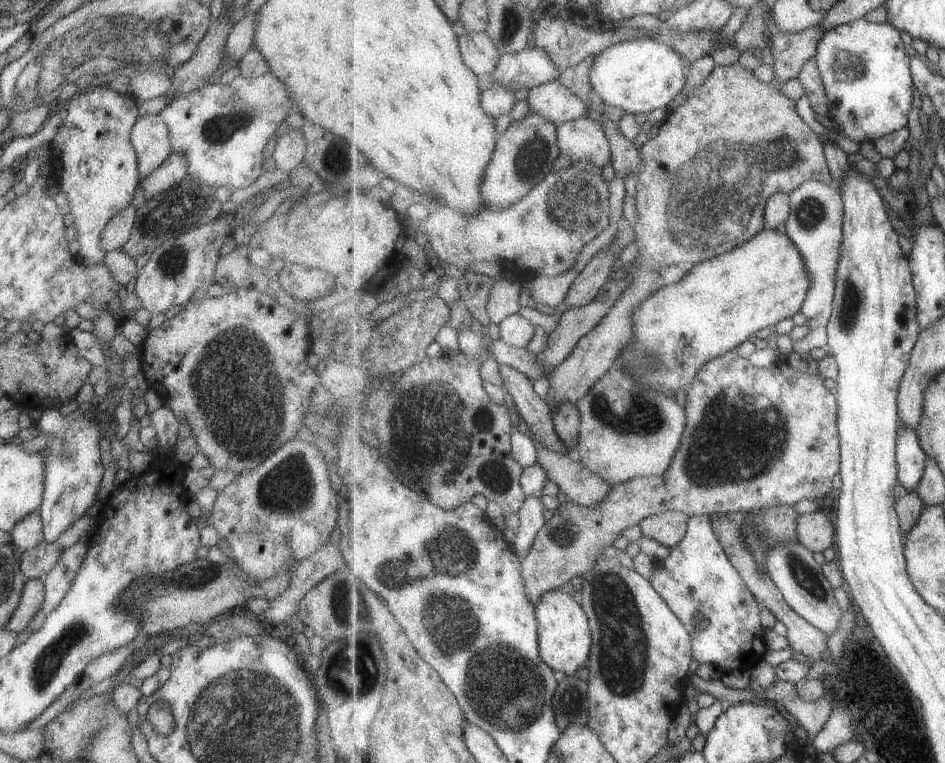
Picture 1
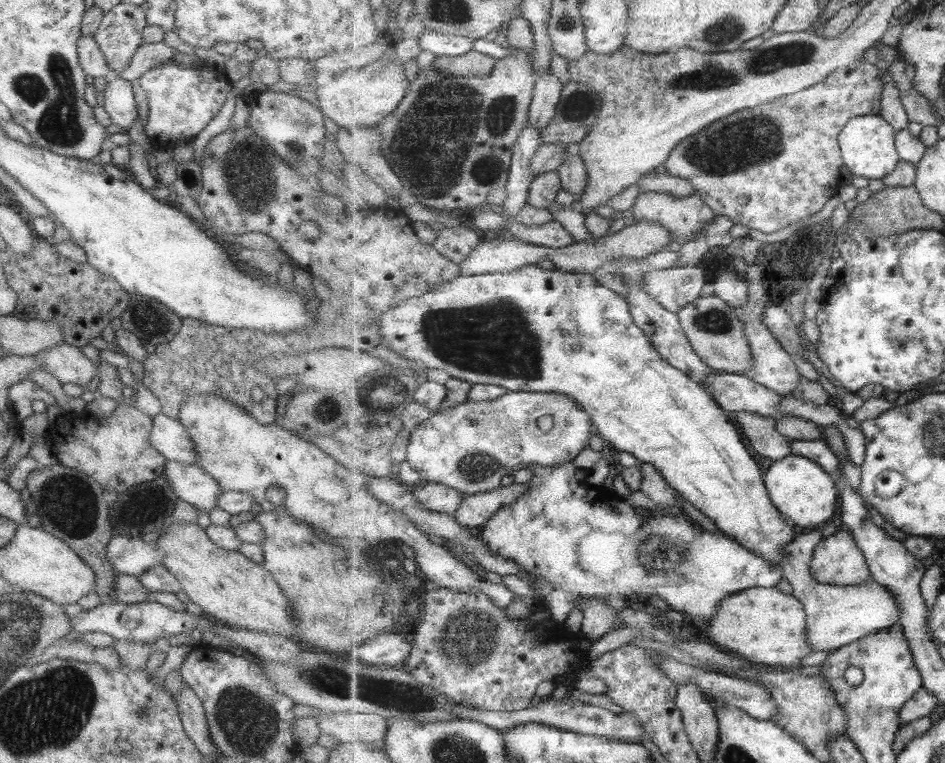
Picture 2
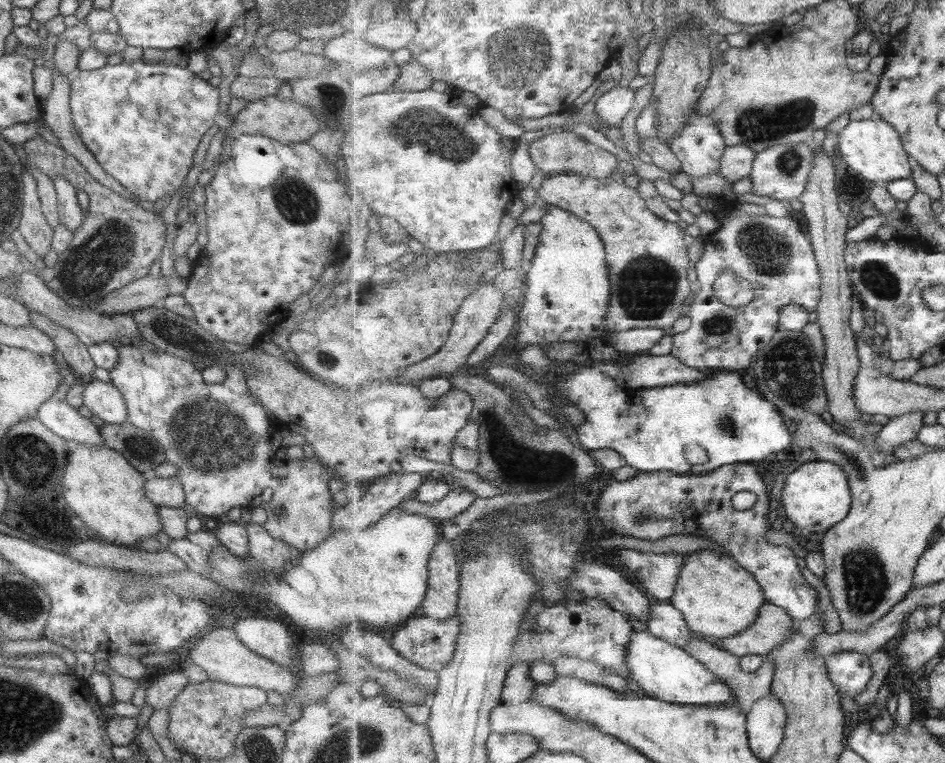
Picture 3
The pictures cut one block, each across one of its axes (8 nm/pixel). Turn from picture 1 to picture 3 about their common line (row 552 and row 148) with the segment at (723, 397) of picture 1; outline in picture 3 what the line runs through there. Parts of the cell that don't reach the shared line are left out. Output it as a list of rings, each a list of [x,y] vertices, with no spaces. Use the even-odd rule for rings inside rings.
[[[571,130],[543,135],[534,139],[527,147],[535,164],[545,175],[574,172],[584,177],[605,178],[619,171],[619,160],[617,160],[616,155],[591,142],[587,142],[583,139],[583,136],[580,138]]]

